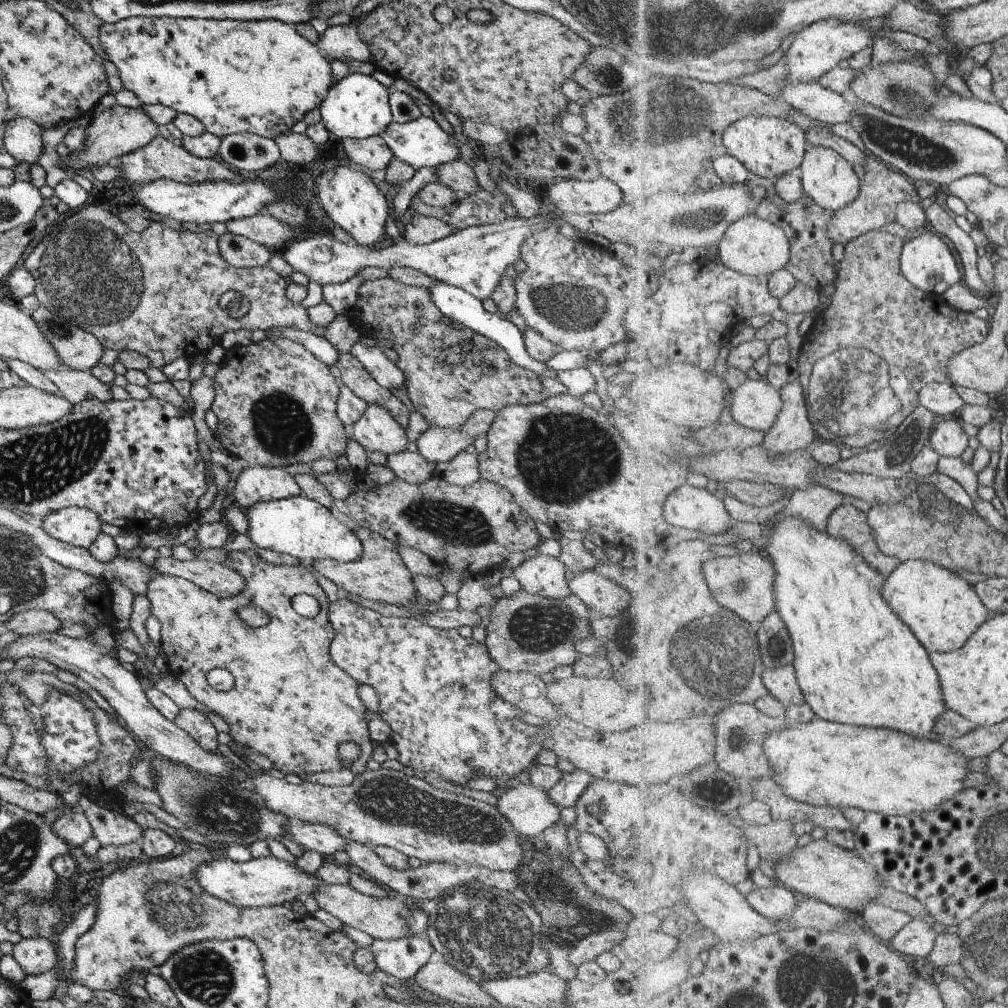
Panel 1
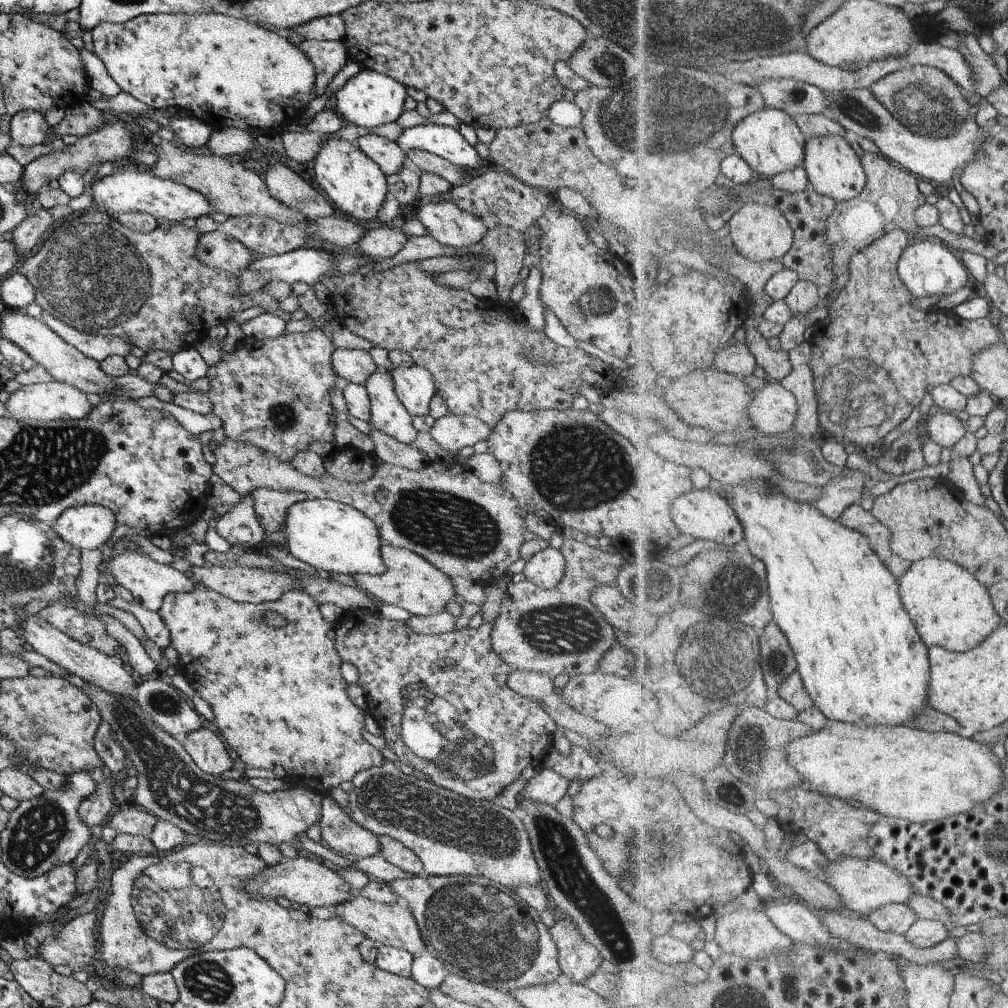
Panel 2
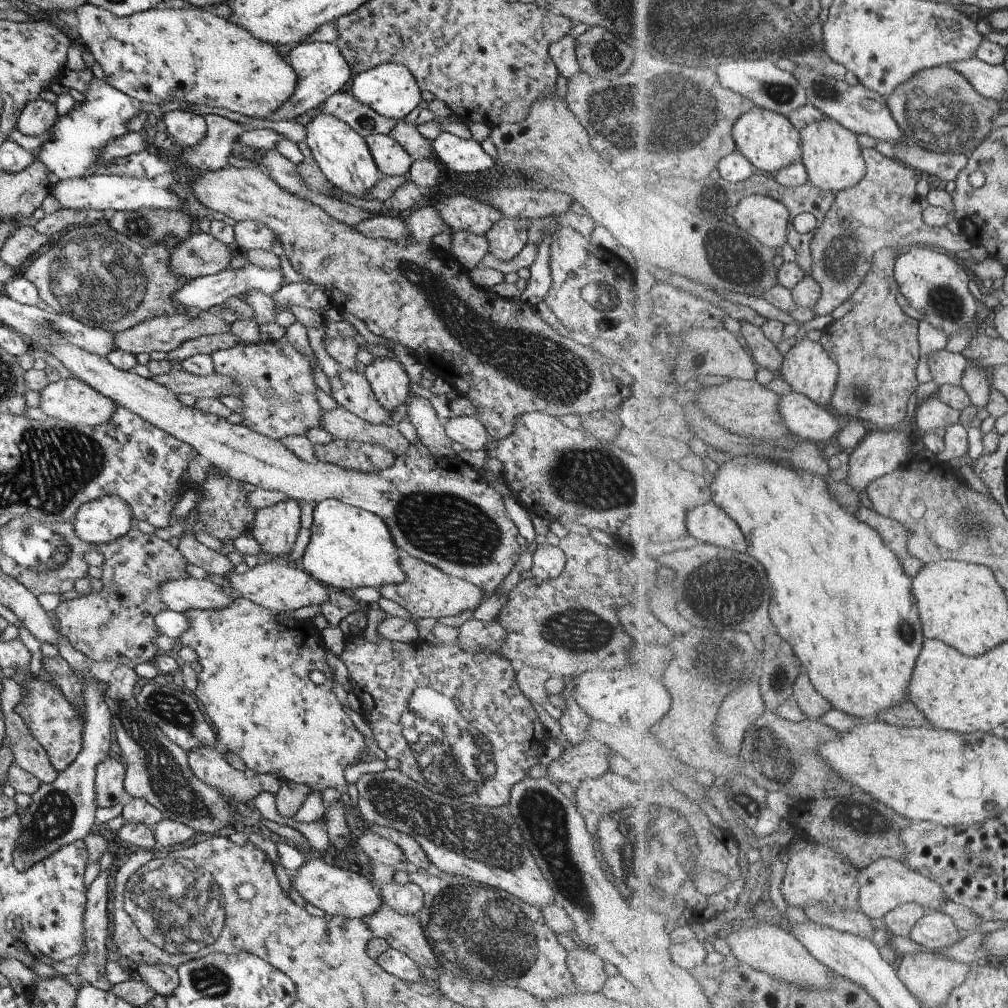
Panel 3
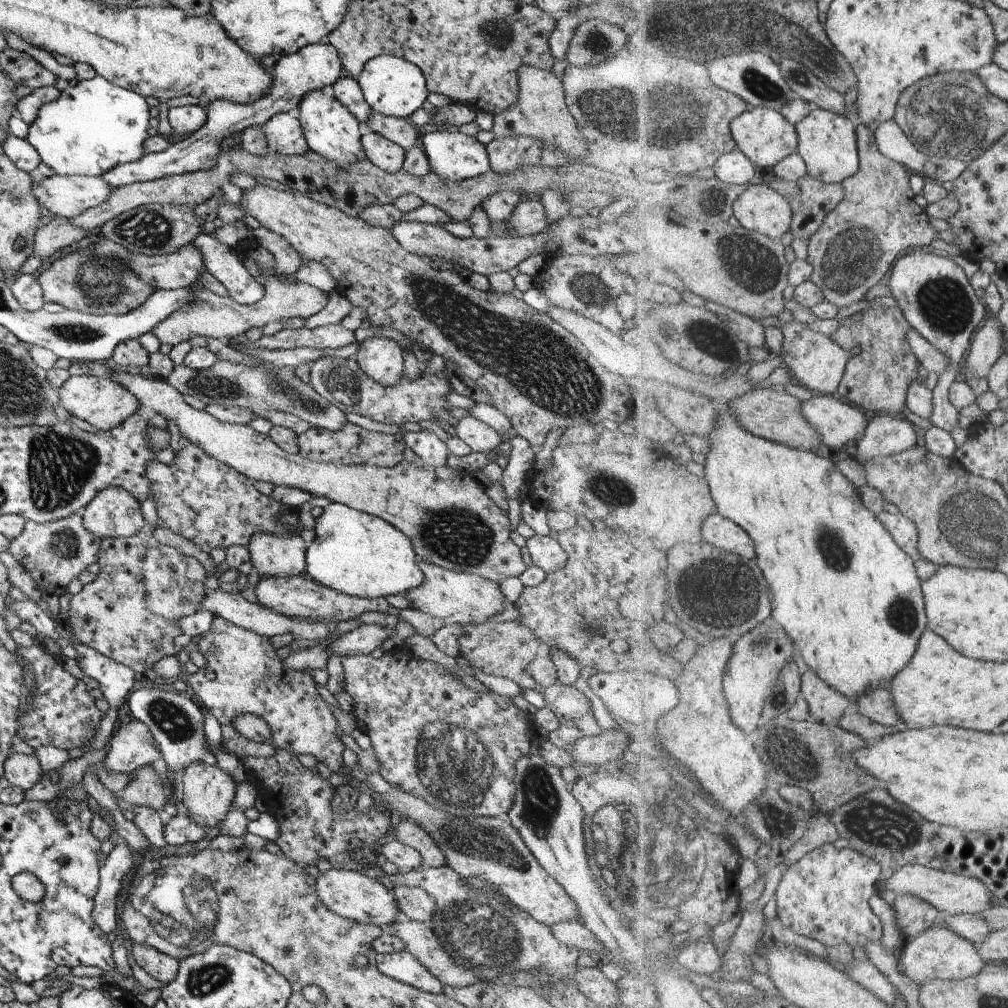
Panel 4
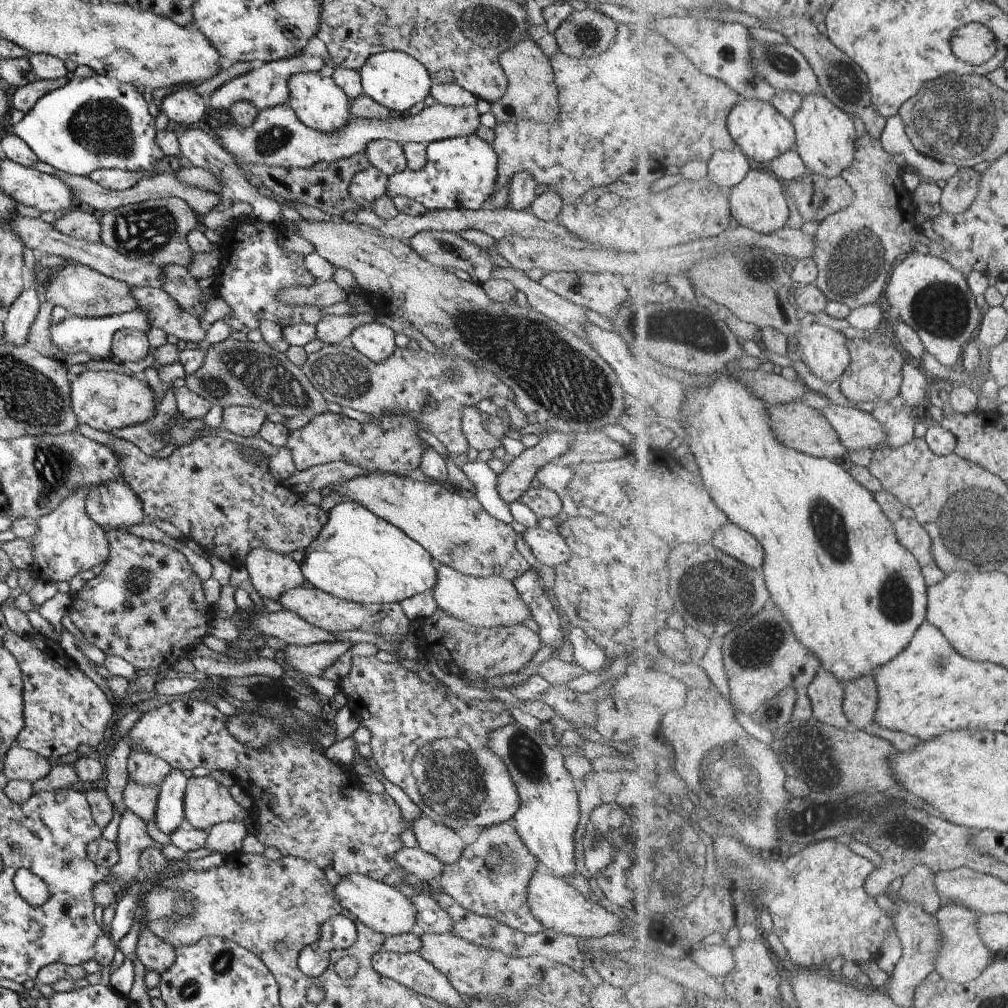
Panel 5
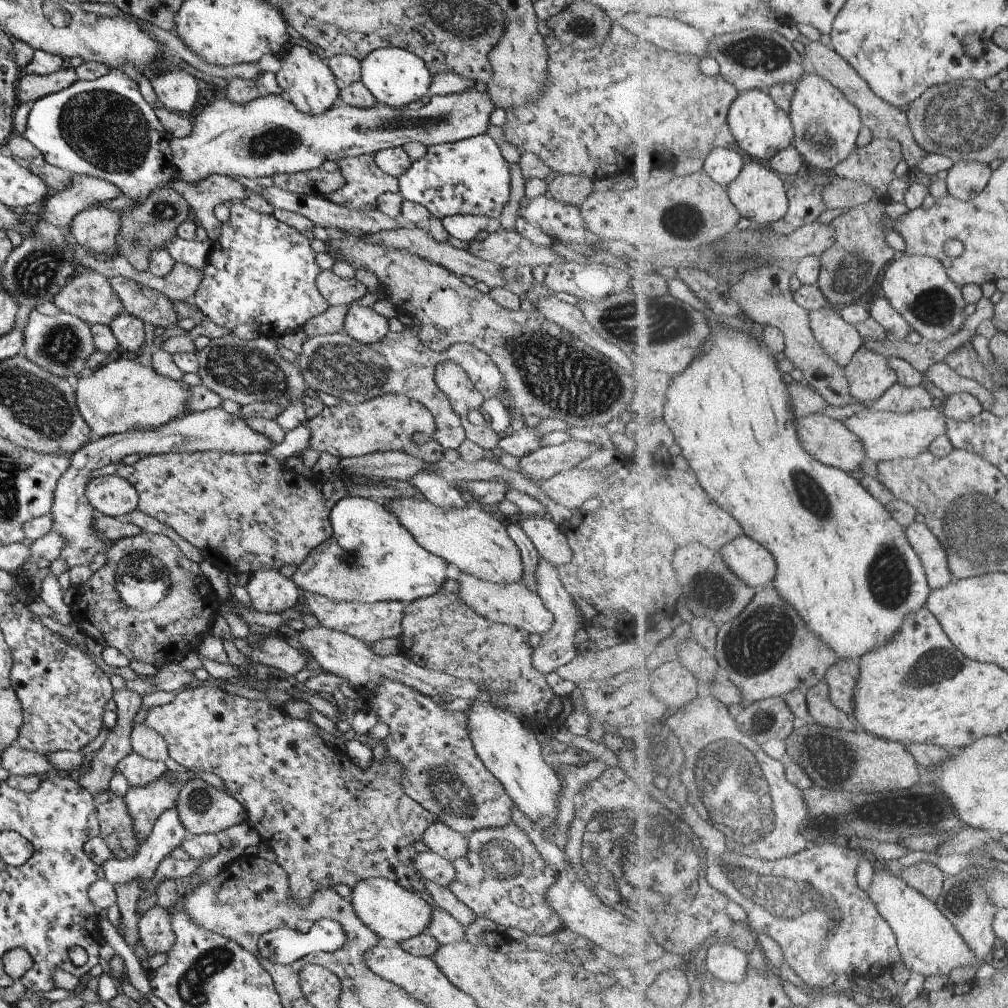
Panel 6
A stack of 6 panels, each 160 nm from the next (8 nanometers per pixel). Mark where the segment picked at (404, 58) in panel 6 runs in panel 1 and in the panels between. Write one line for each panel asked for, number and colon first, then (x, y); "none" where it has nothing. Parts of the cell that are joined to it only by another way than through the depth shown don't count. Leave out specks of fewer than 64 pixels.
1: (356, 106)
2: (367, 99)
3: (389, 89)
4: (391, 86)
5: (395, 80)

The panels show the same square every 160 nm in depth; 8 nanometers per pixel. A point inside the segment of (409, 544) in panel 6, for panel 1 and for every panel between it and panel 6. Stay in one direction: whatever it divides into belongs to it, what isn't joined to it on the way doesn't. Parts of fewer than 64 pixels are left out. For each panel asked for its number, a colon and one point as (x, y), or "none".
1: (298, 526)
2: (328, 535)
3: (348, 547)
4: (357, 554)
5: (358, 557)

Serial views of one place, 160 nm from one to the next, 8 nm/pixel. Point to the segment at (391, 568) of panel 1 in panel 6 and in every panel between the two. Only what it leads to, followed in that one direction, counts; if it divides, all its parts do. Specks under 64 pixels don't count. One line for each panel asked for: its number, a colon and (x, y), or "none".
2: (410, 582)
3: (426, 592)
4: (460, 598)
5: (484, 602)
6: (515, 605)

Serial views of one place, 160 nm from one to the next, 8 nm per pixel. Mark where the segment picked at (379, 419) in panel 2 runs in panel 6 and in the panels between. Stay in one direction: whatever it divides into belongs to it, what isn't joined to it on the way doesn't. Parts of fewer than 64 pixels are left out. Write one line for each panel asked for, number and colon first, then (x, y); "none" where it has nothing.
3: (388, 381)
4: (379, 357)
5: (375, 341)
6: (362, 323)

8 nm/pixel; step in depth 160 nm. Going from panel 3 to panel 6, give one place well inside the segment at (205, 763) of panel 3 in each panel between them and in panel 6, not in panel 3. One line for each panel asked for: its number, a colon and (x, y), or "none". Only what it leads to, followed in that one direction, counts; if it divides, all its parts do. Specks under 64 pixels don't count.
4: (206, 794)
5: (206, 802)
6: (201, 809)

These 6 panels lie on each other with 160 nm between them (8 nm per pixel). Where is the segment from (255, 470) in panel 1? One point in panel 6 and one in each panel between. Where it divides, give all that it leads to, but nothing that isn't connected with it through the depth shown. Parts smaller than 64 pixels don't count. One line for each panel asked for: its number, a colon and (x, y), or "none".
2: (270, 506)
3: (275, 528)
4: (271, 555)
5: (271, 574)
6: (269, 592)

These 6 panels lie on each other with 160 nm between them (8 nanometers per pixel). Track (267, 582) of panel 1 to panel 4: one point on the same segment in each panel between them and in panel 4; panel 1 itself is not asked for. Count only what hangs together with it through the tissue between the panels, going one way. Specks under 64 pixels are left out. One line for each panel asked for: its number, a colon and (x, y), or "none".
2: (277, 697)
3: (253, 685)
4: (241, 674)

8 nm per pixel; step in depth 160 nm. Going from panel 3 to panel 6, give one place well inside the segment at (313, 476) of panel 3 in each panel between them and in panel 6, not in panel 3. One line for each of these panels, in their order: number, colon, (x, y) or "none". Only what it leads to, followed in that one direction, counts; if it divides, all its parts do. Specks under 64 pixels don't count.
4: (446, 515)
5: (456, 532)
6: (475, 541)

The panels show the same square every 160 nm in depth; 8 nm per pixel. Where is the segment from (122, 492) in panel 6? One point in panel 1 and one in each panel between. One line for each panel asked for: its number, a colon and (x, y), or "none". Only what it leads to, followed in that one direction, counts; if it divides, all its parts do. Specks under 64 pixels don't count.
1: (75, 526)
2: (87, 526)
3: (101, 520)
4: (112, 512)
5: (114, 506)

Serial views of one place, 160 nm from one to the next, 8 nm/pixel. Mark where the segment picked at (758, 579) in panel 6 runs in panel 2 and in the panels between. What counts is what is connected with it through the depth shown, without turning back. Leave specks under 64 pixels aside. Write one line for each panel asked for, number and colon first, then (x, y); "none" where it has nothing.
2: (704, 514)
3: (709, 523)
4: (719, 531)
5: (746, 548)

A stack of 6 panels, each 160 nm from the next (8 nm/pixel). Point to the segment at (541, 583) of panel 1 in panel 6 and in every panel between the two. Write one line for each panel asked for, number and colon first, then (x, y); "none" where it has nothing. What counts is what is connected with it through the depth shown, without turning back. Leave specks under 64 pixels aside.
2: (545, 568)
3: (547, 560)
4: (545, 552)
5: (548, 548)
6: (550, 543)

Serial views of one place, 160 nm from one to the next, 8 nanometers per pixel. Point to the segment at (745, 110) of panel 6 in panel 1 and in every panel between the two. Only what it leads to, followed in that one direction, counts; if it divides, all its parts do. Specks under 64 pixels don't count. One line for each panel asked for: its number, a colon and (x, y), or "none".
1: (768, 146)
2: (771, 141)
3: (768, 138)
4: (763, 134)
5: (763, 133)

